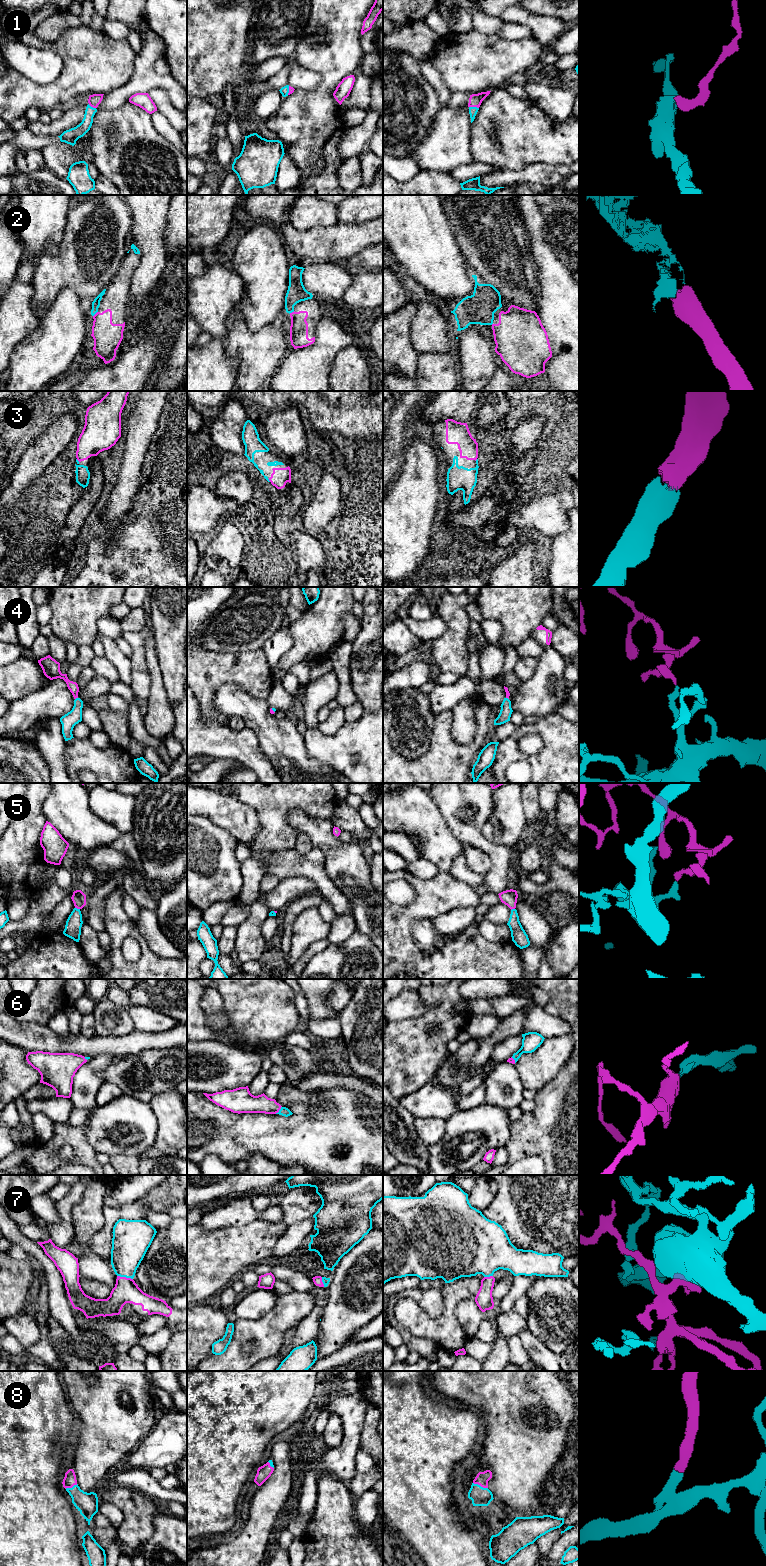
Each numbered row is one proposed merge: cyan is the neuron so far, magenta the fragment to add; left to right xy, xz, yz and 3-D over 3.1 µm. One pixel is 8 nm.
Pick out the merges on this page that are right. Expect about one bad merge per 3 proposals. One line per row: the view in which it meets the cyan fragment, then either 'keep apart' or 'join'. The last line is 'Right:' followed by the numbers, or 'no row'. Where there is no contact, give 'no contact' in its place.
1: yz | join
2: xy | join
3: xz | join
4: xy | join
5: xy | keep apart
6: xz | join
7: xy | join
8: yz | join
Right: 1, 2, 3, 4, 6, 7, 8

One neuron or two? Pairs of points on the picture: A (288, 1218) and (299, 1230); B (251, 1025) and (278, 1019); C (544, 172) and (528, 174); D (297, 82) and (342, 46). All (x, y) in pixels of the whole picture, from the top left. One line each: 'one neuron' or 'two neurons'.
A: two neurons
B: one neuron
C: one neuron
D: two neurons

